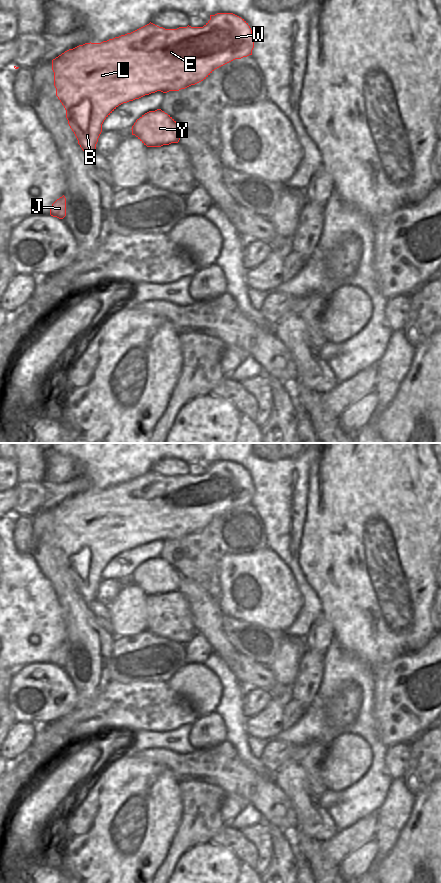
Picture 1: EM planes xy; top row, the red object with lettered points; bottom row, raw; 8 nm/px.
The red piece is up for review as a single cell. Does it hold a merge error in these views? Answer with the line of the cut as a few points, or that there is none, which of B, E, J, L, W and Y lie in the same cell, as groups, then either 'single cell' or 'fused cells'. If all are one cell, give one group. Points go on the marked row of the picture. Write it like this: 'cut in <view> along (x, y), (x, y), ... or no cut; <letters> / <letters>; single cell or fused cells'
no cut; B E J L W Y; single cell

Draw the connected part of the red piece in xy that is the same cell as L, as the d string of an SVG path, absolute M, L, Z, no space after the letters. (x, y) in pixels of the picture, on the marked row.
M217 13L210 15L210 20L203 27L179 27L177 29L165 29L153 23L149 23L131 33L103 41L101 43L85 43L73 49L69 49L52 60L52 70L54 72L54 86L56 88L56 96L66 110L66 118L72 131L74 132L78 144L86 155L96 151L96 144L102 132L102 124L104 120L121 104L139 99L145 95L161 91L167 93L169 91L179 91L191 85L195 85L206 79L215 69L235 60L252 55L254 48L254 36L248 23L241 17L233 13Z

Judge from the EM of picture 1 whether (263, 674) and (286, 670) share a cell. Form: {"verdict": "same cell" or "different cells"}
{"verdict": "different cells"}

